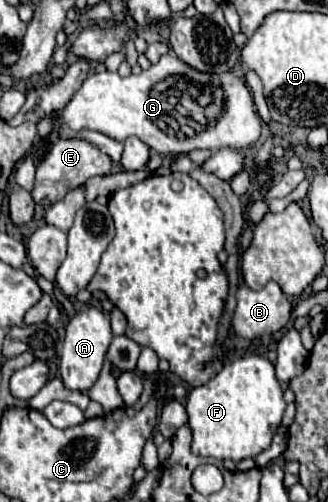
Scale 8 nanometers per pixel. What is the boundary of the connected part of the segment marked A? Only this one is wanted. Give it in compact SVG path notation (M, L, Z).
M84 307L70 319L70 323L66 327L62 355L60 355L60 377L70 391L86 393L96 383L96 379L102 371L102 363L106 359L110 341L112 341L110 319L100 309Z

